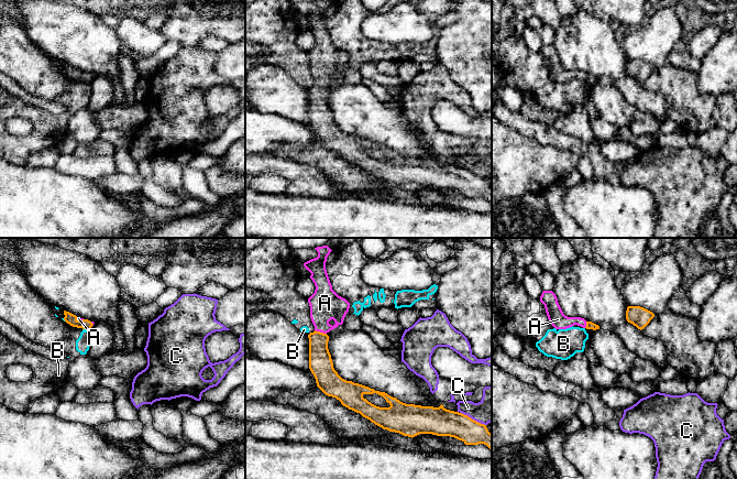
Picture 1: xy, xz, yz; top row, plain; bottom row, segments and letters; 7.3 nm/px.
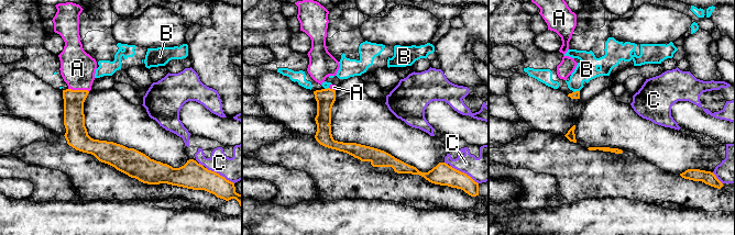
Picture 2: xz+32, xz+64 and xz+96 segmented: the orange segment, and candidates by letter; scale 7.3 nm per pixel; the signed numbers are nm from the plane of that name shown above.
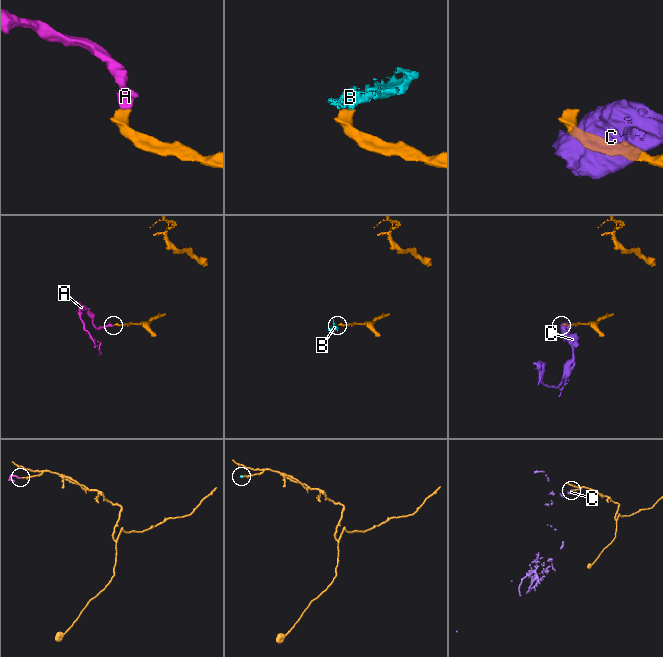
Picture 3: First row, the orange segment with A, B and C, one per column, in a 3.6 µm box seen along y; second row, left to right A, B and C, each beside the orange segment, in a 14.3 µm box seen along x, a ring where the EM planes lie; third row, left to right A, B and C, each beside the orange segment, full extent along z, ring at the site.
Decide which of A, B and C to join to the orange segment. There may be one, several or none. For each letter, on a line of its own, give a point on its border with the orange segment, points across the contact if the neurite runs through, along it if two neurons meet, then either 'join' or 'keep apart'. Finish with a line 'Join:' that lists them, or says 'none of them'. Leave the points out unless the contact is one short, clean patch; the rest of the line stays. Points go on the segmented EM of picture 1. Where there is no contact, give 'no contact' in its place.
A: meets orange in xz at (319, 331); runs through xz (320, 363), (319, 331), (325, 303); join
B: meets orange in xy at (86, 329); keep apart
C: meets orange in xz at (473, 420); border along xz (460, 412), (485, 425); keep apart
Join: A

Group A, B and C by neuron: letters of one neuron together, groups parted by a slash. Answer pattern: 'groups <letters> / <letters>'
groups A / B / C

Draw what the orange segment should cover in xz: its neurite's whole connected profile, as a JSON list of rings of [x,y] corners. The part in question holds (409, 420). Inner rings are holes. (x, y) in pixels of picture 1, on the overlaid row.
[[[328,246],[315,249],[318,257],[305,262],[304,266],[311,273],[310,279],[316,286],[315,293],[308,298],[315,326],[315,331],[308,338],[309,369],[317,387],[383,429],[411,438],[419,434],[450,436],[465,445],[484,444],[492,450],[492,434],[486,425],[468,415],[447,410],[442,404],[439,407],[406,404],[385,392],[346,381],[338,374],[328,349],[327,334],[343,324],[350,303],[332,290],[326,270],[327,258],[332,250]],[[373,393],[383,396],[390,406],[380,407],[363,398]]]

